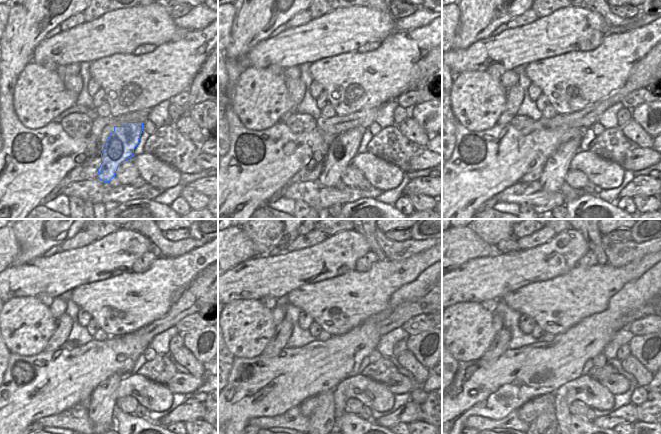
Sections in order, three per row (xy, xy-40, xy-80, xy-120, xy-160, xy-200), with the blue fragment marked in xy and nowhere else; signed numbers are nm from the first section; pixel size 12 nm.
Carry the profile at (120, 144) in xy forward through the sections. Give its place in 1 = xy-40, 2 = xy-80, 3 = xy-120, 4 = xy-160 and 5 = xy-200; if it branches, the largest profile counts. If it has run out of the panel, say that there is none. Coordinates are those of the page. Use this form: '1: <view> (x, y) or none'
1: xy-40 (344, 147)
2: xy-80 (554, 171)
3: xy-120 (102, 401)
4: xy-160 (322, 422)
5: xy-200 (546, 422)

